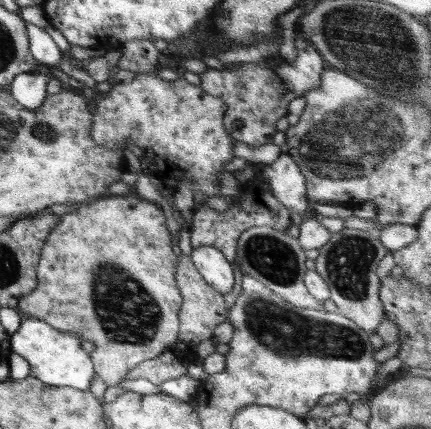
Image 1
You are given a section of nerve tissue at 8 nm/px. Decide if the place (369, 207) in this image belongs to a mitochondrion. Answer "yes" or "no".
no

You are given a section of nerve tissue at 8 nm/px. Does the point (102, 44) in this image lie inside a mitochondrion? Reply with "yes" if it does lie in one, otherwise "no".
no

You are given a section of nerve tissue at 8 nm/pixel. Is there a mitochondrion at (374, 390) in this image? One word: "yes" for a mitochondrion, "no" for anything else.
no

